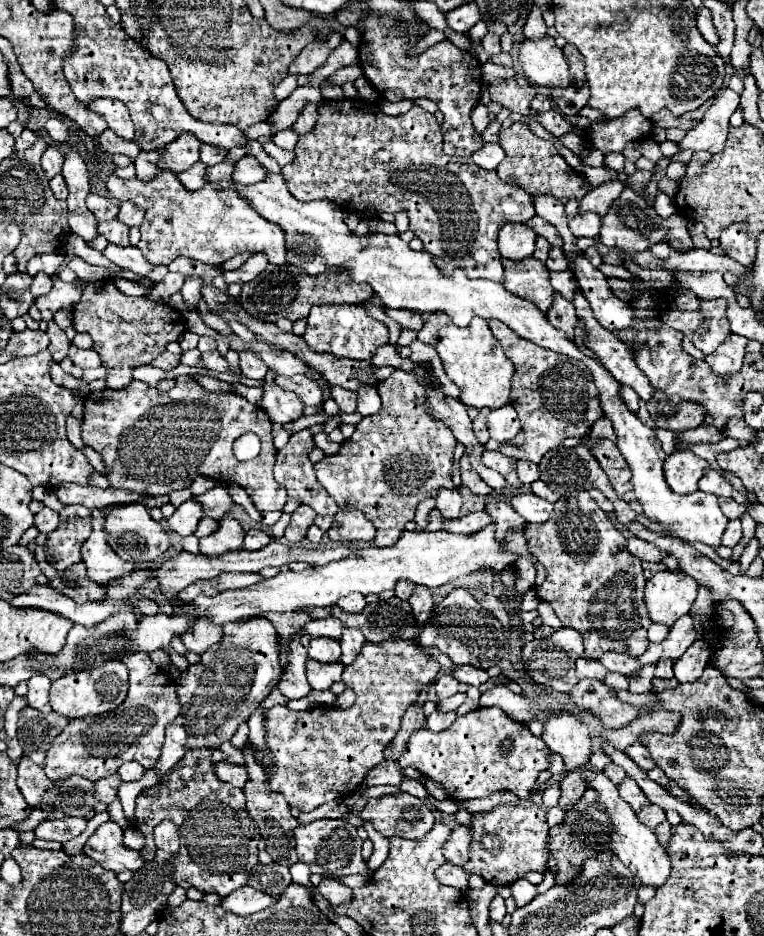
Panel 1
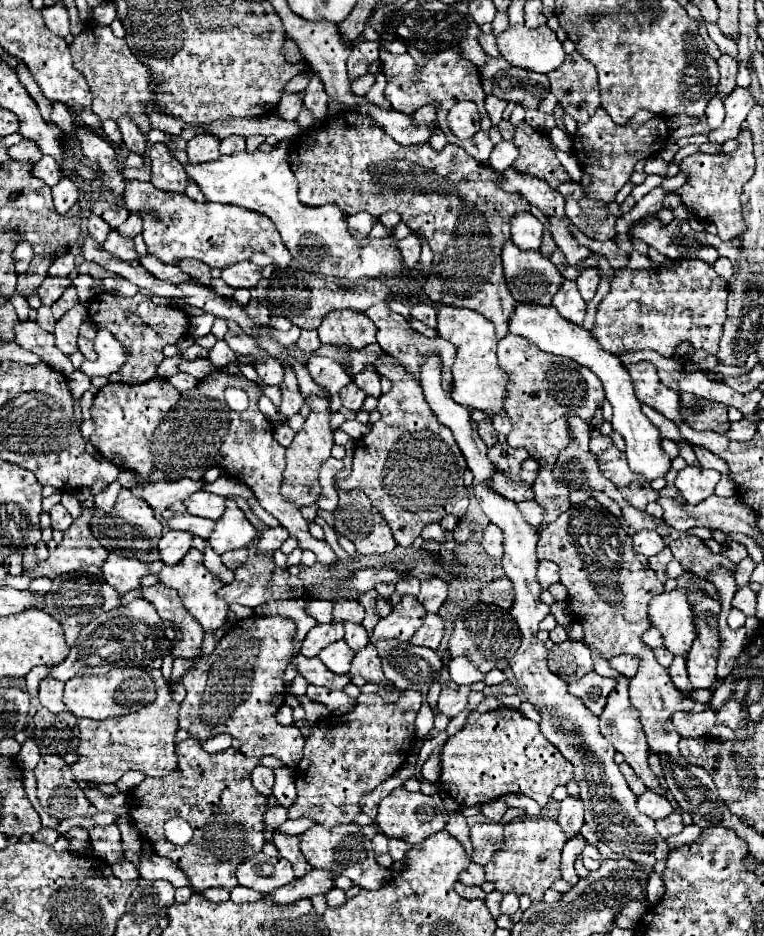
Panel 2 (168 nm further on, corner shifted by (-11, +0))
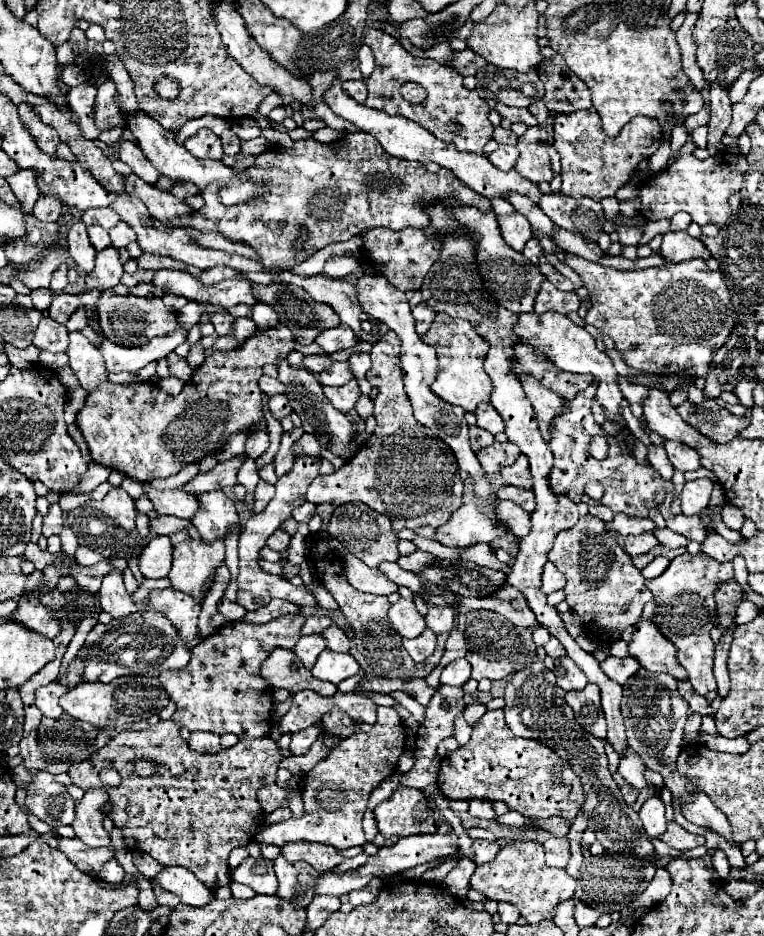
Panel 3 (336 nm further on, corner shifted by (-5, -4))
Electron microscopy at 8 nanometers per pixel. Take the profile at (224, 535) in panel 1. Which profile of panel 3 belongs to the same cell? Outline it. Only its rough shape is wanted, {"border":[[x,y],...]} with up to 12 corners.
{"border":[[223,492],[195,496],[193,526],[207,542],[225,538],[239,522]]}

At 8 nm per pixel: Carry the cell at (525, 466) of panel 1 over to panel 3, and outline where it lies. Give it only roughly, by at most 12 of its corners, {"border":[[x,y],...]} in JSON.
{"border":[[527,456],[503,468],[501,476],[507,484],[533,488]]}

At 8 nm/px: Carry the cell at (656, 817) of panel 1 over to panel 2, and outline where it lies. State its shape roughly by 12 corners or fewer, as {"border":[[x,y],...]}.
{"border":[[681,814],[657,820],[655,828],[663,838],[683,830]]}

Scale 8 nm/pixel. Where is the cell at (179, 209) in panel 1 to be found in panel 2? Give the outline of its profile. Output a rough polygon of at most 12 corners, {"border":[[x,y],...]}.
{"border":[[125,180],[149,254],[227,268],[293,260],[265,214]]}

